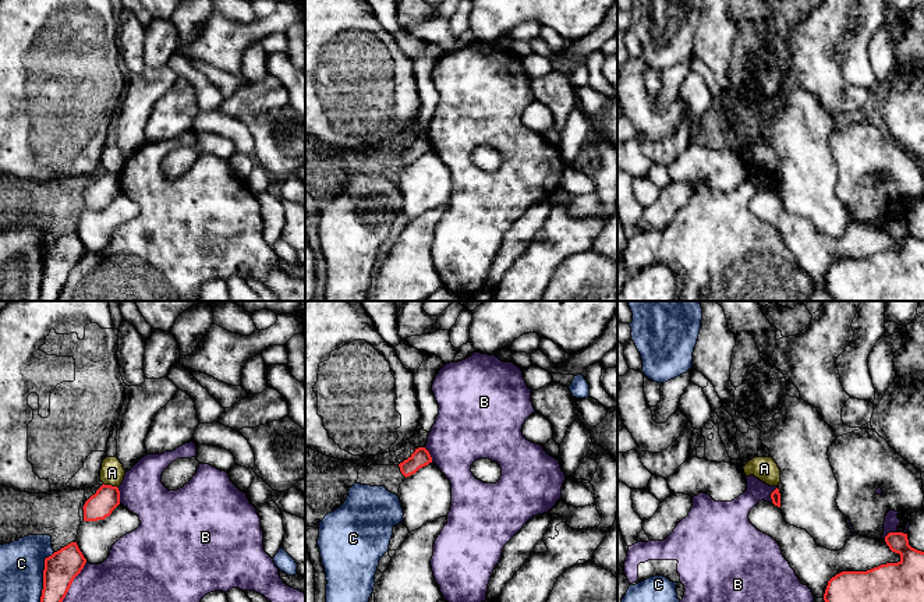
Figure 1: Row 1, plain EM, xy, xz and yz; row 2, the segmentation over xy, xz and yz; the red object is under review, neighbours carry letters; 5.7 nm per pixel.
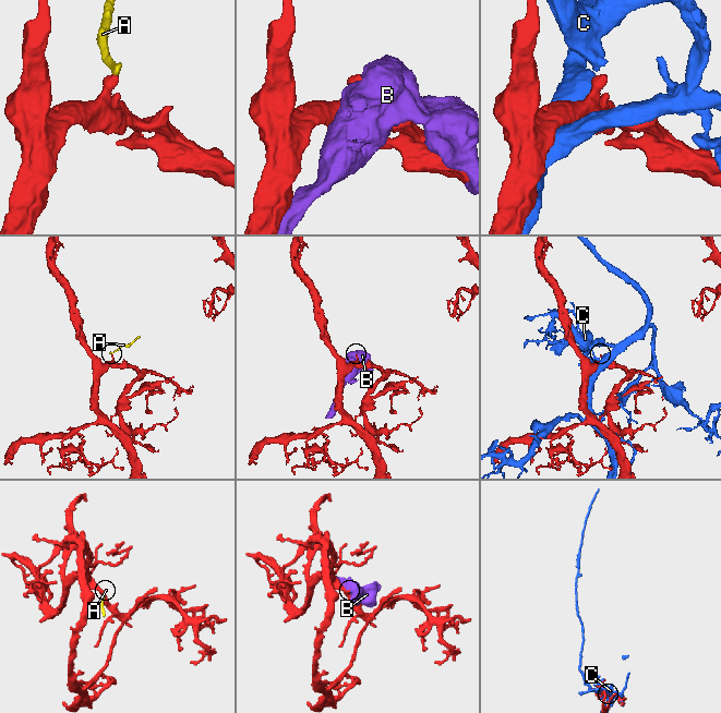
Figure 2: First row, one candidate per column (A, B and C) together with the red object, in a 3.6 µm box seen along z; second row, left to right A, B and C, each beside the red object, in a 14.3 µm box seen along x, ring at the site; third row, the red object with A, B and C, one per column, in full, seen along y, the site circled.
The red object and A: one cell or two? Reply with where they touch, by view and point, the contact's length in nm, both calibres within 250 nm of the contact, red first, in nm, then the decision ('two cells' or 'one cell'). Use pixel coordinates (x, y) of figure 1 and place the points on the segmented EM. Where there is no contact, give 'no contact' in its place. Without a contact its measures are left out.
xy (110, 485) | 90 nm | 150/140 nm | two cells

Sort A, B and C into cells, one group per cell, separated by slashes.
A / B / C

